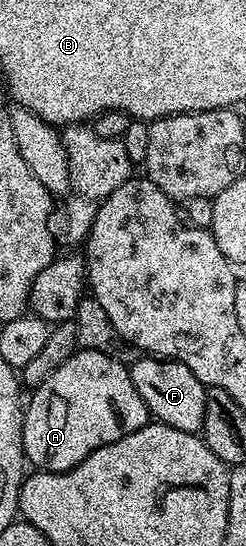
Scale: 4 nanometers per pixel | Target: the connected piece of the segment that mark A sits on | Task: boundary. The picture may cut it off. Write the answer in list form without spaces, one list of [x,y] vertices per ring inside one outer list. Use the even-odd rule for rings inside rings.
[[[87,348],[74,352],[29,395],[22,417],[22,448],[27,461],[43,472],[72,470],[100,446],[140,430],[151,419],[144,398],[132,386],[129,367]]]

